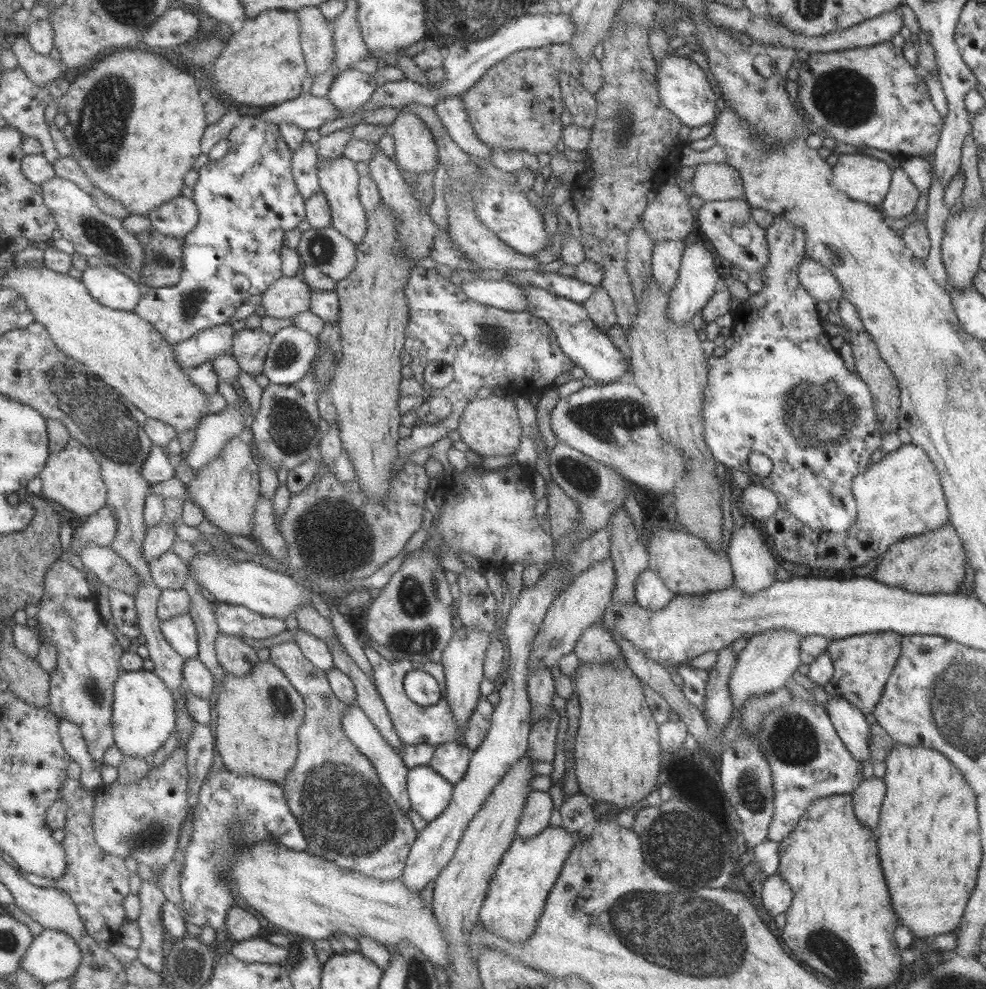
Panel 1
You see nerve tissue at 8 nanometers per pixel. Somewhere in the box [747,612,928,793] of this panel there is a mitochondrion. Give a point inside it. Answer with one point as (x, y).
(793, 739)

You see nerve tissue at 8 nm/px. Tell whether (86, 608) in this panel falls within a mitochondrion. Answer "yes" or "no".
no

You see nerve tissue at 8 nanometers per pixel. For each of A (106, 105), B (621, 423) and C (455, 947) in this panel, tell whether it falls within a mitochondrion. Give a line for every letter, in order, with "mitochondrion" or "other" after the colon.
A: mitochondrion
B: mitochondrion
C: other

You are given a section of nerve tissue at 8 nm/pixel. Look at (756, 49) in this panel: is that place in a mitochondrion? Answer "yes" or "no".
no

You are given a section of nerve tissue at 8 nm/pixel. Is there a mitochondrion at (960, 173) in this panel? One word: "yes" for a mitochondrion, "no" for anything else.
no

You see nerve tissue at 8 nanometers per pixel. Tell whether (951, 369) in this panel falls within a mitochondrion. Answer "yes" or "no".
yes

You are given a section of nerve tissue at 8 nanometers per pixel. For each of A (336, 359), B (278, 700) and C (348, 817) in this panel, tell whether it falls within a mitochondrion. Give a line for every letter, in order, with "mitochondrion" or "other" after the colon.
A: other
B: mitochondrion
C: mitochondrion

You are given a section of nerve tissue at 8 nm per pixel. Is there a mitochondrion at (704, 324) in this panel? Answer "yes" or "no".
no

